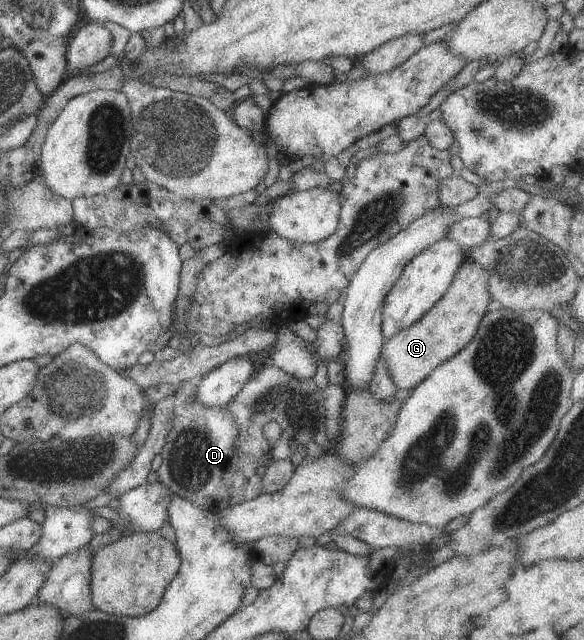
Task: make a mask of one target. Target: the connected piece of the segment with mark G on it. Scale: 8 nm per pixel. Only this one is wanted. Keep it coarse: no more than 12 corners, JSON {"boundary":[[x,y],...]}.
{"boundary":[[461,263],[446,293],[386,340],[410,391],[461,352],[493,307],[490,274]]}

